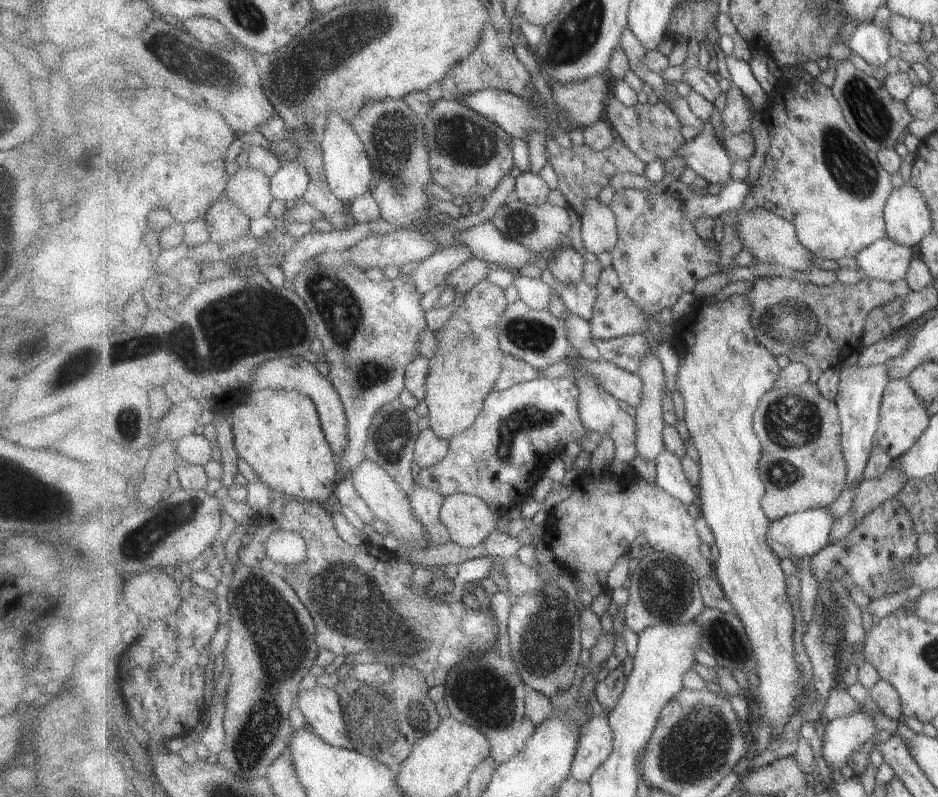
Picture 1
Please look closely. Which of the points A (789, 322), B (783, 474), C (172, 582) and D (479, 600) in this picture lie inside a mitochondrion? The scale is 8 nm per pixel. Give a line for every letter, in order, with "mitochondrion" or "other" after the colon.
A: mitochondrion
B: mitochondrion
C: other
D: other

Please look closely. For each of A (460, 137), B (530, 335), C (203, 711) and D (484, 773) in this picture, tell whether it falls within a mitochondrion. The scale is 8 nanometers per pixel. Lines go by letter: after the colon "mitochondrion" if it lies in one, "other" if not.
A: mitochondrion
B: mitochondrion
C: other
D: other

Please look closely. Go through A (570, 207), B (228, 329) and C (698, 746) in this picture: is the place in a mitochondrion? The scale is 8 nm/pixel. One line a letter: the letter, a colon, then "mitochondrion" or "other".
A: other
B: mitochondrion
C: mitochondrion

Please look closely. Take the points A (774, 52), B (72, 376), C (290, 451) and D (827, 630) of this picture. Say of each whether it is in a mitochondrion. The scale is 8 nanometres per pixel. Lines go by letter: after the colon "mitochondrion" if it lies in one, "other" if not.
A: other
B: mitochondrion
C: other
D: mitochondrion

